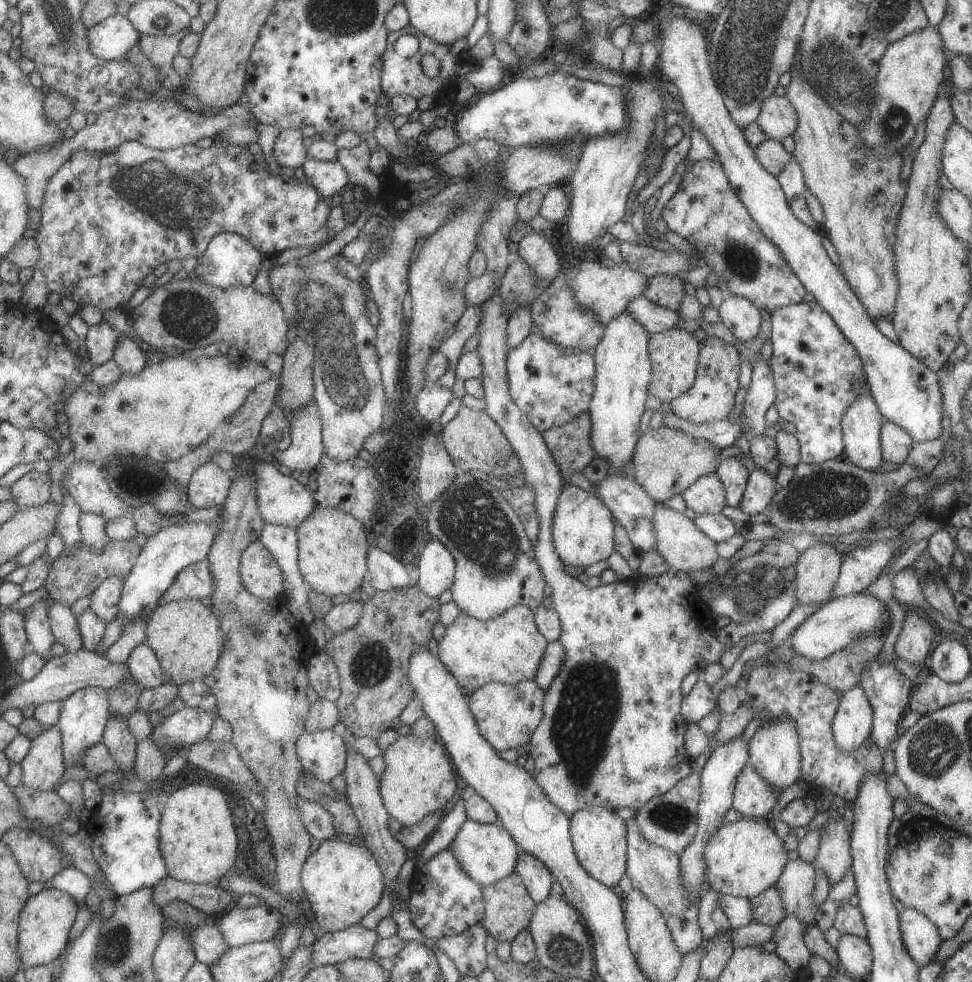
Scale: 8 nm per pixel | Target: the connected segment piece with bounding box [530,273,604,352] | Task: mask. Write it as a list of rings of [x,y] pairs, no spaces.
[[[559,273],[541,294],[531,301],[530,315],[532,324],[539,329],[540,334],[563,348],[577,347],[583,352],[591,352],[604,331],[593,312],[581,308],[574,301],[573,293],[566,287],[562,273]]]

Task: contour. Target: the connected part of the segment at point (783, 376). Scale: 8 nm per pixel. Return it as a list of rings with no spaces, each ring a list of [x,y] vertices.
[[[815,300],[776,308],[770,313],[768,320],[772,328],[770,332],[772,354],[768,366],[776,390],[774,406],[778,416],[793,423],[796,428],[794,435],[800,444],[800,462],[817,464],[843,457],[841,419],[848,406],[857,398],[860,388],[869,388],[862,369],[862,360],[854,346],[841,334],[833,319]]]

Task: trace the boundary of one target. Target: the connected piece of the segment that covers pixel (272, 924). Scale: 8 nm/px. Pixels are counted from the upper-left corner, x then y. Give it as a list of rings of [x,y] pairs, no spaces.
[[[236,904],[215,926],[228,947],[240,947],[257,941],[271,941],[283,924],[282,914],[269,906],[241,908]]]

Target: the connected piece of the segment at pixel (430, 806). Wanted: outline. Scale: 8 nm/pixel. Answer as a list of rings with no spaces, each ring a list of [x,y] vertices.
[[[399,735],[389,742],[382,752],[384,769],[378,778],[378,789],[383,806],[389,816],[396,818],[404,827],[419,822],[453,796],[455,778],[451,772],[449,756],[444,746],[433,736],[419,738],[417,735]]]

